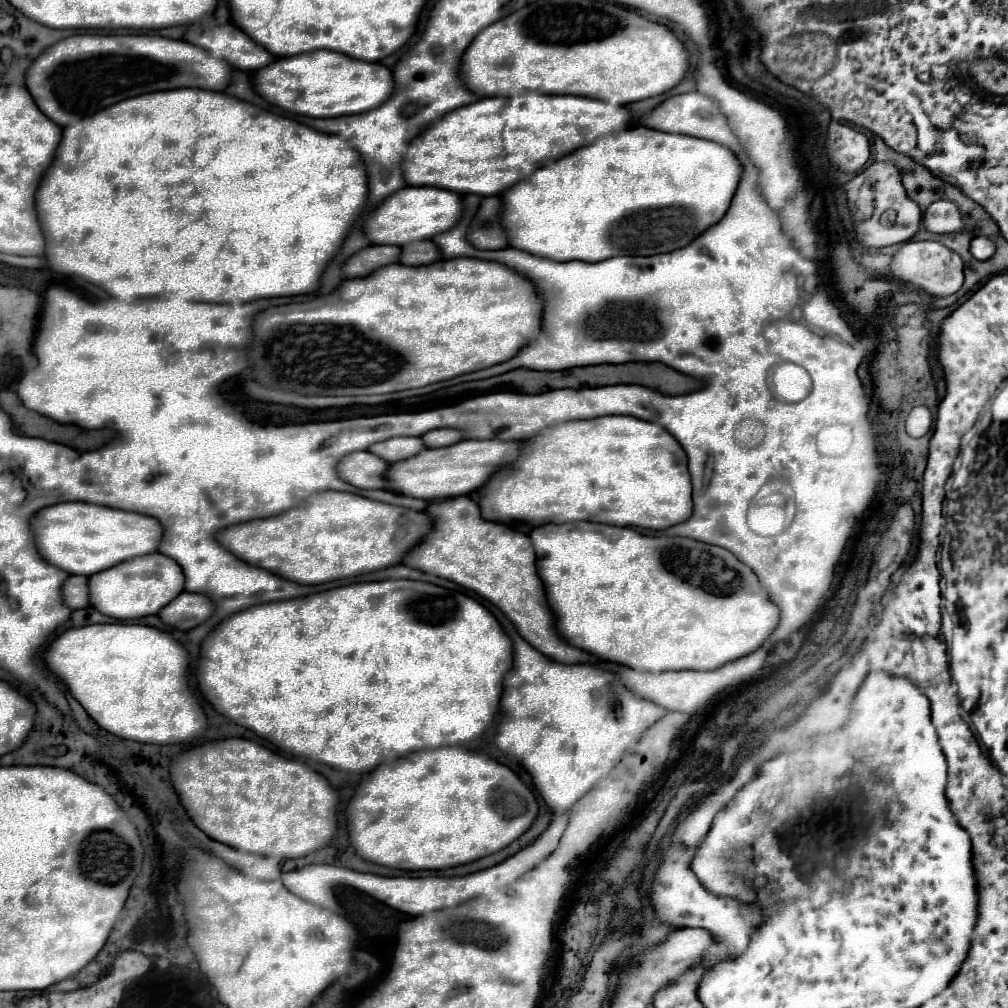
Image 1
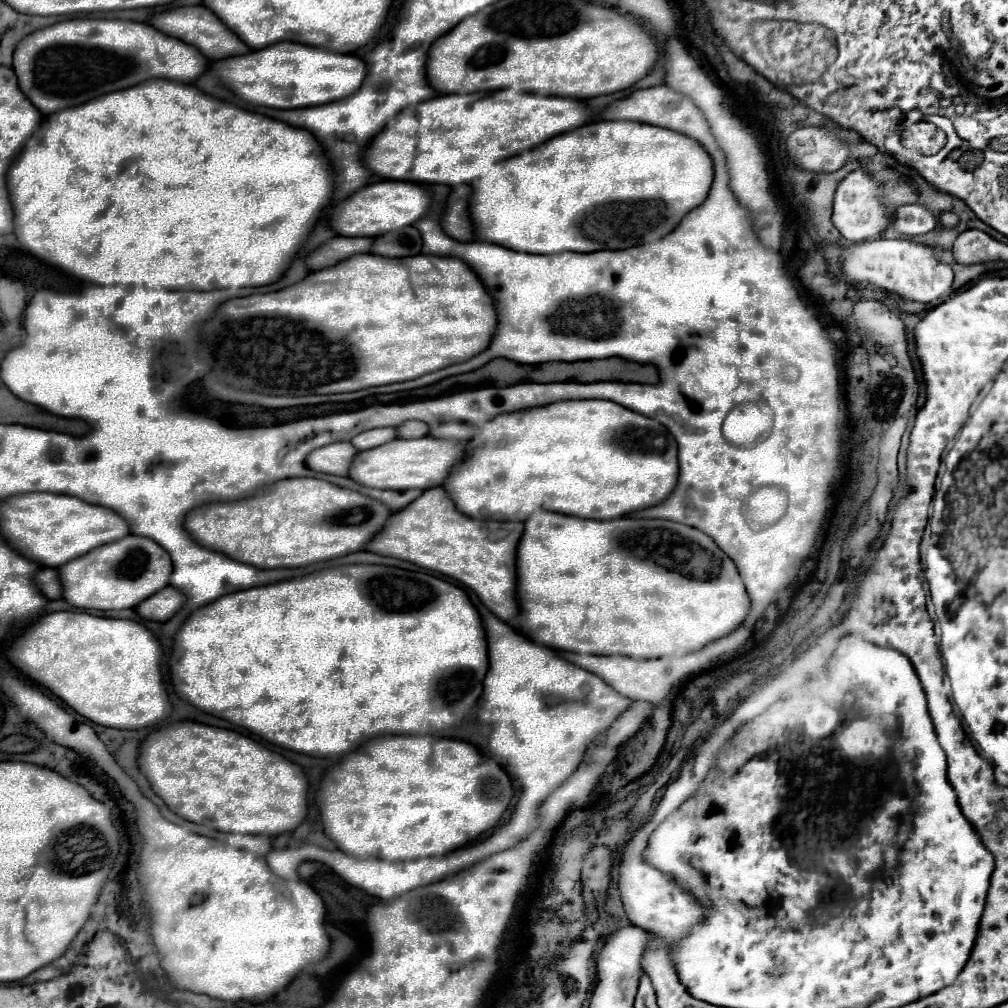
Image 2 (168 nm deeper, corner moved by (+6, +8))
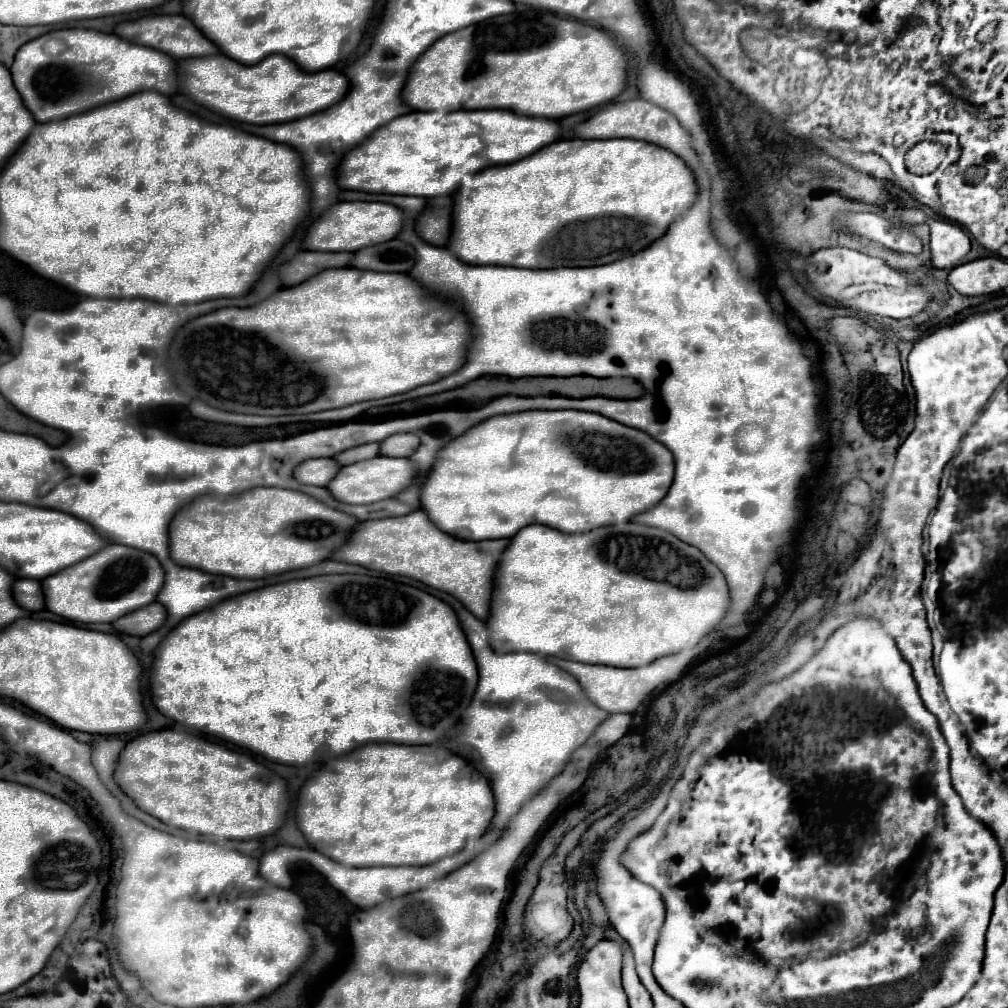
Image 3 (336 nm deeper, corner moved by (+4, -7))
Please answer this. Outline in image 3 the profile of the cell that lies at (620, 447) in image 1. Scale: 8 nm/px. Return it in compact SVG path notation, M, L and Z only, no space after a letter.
M530 410L530 412L502 414L502 416L494 416L490 420L484 420L478 426L470 428L464 436L452 440L446 448L442 448L440 454L438 454L438 462L434 464L434 468L428 474L426 482L422 484L420 502L422 502L422 508L428 512L430 520L440 530L444 530L450 536L464 538L464 540L512 538L512 536L518 534L518 530L522 530L526 524L532 524L532 522L546 524L550 528L558 528L560 532L566 532L566 534L578 534L578 532L588 532L588 530L594 530L594 528L600 528L600 526L606 526L606 524L626 522L632 516L636 516L640 512L646 512L648 508L652 508L654 504L658 504L666 496L666 492L672 486L672 480L674 480L674 456L672 456L672 452L646 432L634 430L630 426L614 422L614 420L610 420L610 418L602 416L602 414L596 414L596 412Z

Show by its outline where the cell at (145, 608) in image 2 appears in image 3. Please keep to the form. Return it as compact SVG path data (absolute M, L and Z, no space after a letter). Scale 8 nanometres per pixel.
M152 602L146 608L140 608L132 614L122 616L114 622L114 628L132 636L146 636L158 630L166 622L166 608L160 602Z

